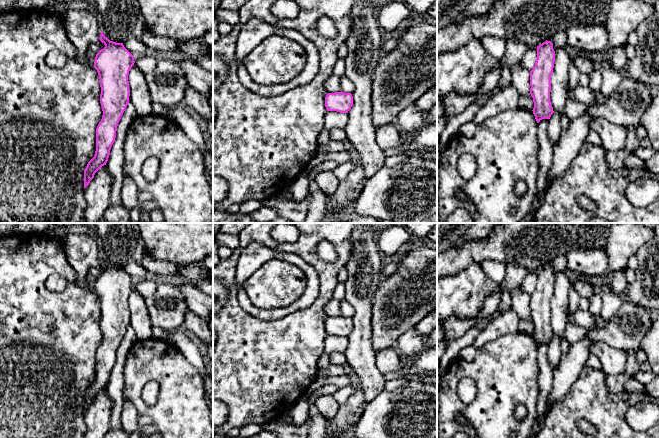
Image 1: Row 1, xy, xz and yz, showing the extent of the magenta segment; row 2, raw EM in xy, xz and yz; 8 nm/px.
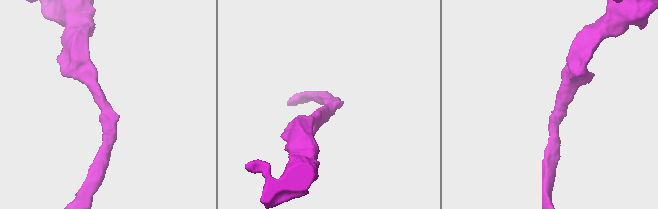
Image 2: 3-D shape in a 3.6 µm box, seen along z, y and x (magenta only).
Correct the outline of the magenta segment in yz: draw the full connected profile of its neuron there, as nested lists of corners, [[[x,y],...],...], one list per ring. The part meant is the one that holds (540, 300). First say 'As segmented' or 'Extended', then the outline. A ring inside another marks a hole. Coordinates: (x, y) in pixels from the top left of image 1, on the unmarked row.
As segmented. [[[551,265],[537,270],[537,283],[530,295],[530,318],[533,322],[533,338],[537,347],[542,343],[550,343],[554,337],[550,325],[551,299],[555,286],[555,275]]]

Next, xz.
As segmented. [[[342,315],[327,317],[324,329],[327,335],[348,337],[348,335],[353,330],[353,320],[351,317],[344,317]]]

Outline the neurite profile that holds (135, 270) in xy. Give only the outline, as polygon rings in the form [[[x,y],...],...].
[[[130,262],[123,266],[124,271],[134,280],[149,277],[150,274],[141,263]]]

